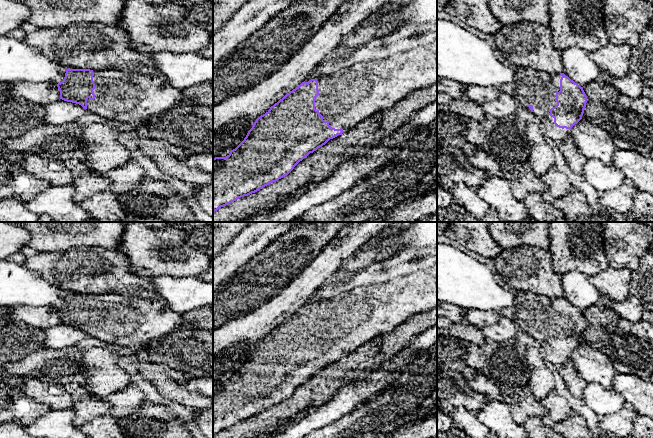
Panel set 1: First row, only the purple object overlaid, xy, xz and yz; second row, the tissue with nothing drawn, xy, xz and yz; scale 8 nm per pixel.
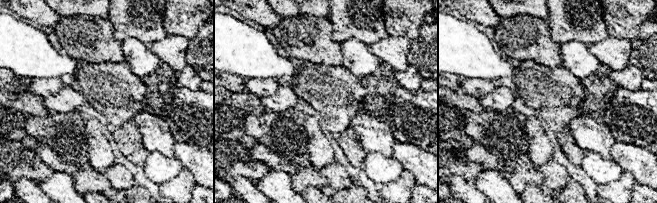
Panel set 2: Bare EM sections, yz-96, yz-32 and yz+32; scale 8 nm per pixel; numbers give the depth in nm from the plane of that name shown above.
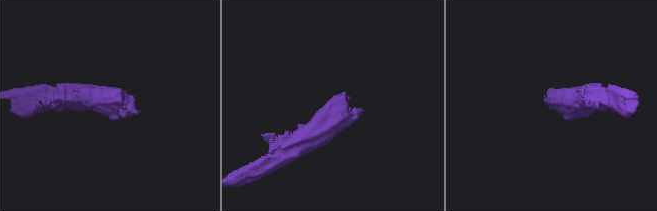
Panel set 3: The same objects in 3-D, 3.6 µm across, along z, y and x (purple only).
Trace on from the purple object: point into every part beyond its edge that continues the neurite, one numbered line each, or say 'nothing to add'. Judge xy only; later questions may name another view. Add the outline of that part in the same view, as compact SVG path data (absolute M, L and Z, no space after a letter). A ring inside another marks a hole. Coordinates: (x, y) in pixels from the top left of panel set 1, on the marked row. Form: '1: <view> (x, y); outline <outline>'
1: xy (128, 97); outline M116 69L93 70L95 99L87 99L87 112L92 112L108 123L121 123L144 127L146 122L164 111L170 110L183 99L182 90L170 86L161 73L147 75L139 71Z

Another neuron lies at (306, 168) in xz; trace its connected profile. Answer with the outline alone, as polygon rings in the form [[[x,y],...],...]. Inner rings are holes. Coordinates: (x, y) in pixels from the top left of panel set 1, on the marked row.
[[[437,83],[411,92],[391,109],[377,112],[349,131],[330,139],[300,161],[287,176],[276,181],[279,201],[283,202],[300,188],[323,181],[340,164],[391,136],[416,112],[435,101]]]

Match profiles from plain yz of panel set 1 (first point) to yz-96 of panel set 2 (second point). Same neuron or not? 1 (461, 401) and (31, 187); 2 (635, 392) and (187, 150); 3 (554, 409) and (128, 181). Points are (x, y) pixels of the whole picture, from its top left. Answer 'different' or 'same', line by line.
1: different
2: same
3: same

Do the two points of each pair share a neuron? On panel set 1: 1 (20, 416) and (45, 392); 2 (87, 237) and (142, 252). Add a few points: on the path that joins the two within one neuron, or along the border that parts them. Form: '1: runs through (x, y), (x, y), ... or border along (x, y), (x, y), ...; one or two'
1: border along (19, 387), (24, 393), (46, 404), (51, 409); two
2: border along (123, 232), (120, 243), (116, 248); two

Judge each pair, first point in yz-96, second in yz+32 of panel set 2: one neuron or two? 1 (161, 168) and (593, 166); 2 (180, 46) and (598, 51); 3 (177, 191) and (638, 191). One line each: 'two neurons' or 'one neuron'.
1: one neuron
2: one neuron
3: two neurons

